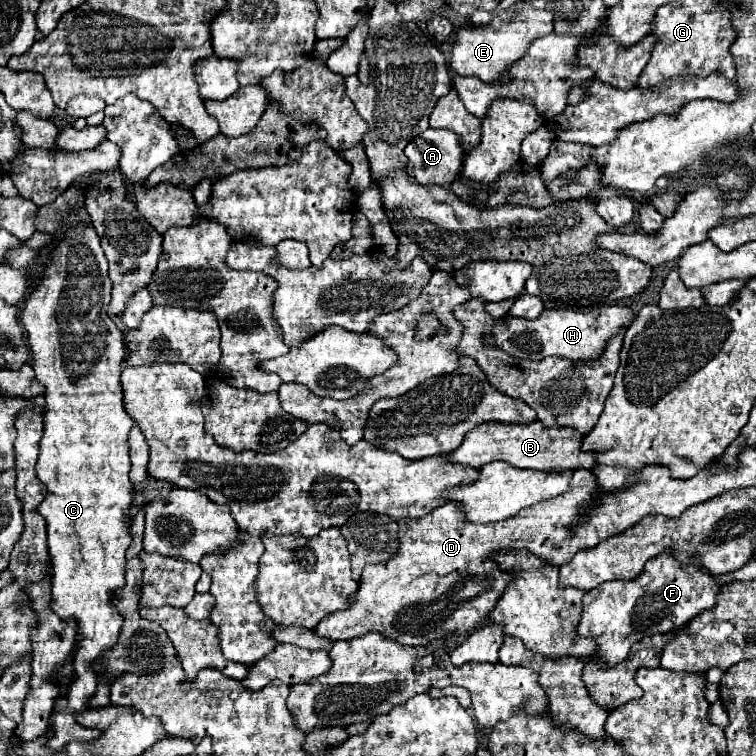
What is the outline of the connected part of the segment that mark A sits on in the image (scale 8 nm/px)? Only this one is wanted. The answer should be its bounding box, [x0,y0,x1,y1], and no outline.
[404,129,464,187]

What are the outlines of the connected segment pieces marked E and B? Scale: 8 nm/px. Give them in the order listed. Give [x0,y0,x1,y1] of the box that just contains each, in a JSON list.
[[450,1,554,81],[448,421,596,471]]

